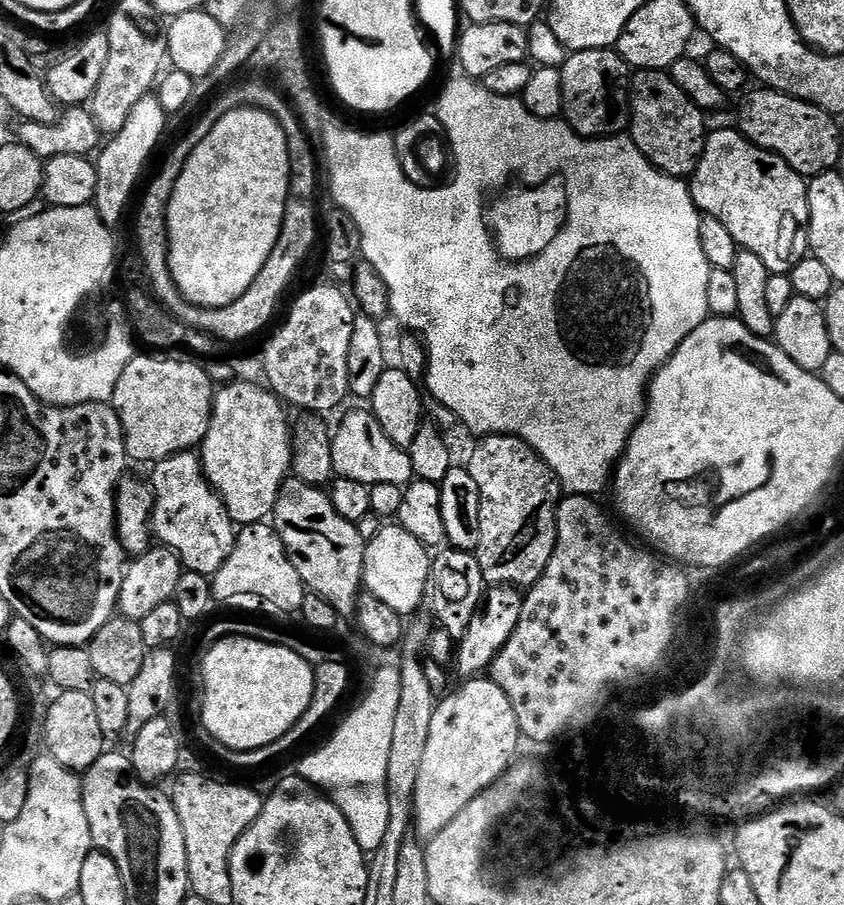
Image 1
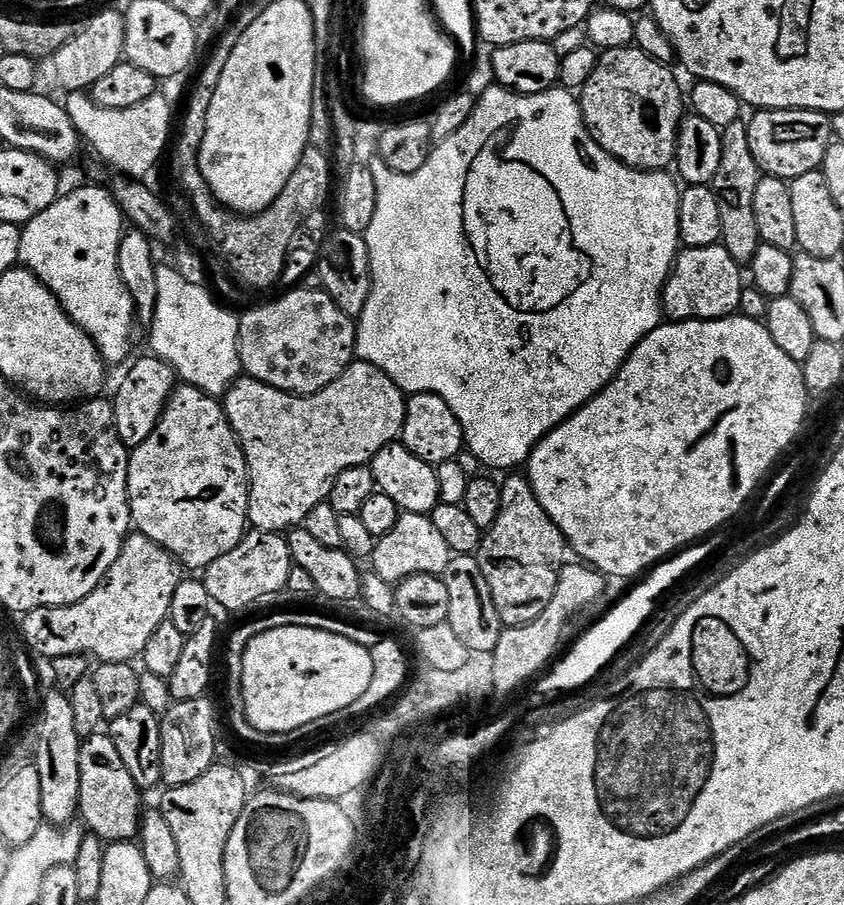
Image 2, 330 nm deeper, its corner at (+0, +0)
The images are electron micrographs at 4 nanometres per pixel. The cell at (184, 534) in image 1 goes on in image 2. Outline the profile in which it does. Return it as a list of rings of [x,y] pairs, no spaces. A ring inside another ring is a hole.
[[[188,384],[173,391],[150,438],[131,449],[128,458],[128,501],[135,531],[158,542],[158,546],[165,548],[185,569],[206,569],[210,562],[218,562],[222,554],[230,554],[230,550],[244,540],[250,528],[248,467],[240,449],[240,440],[217,397]]]

